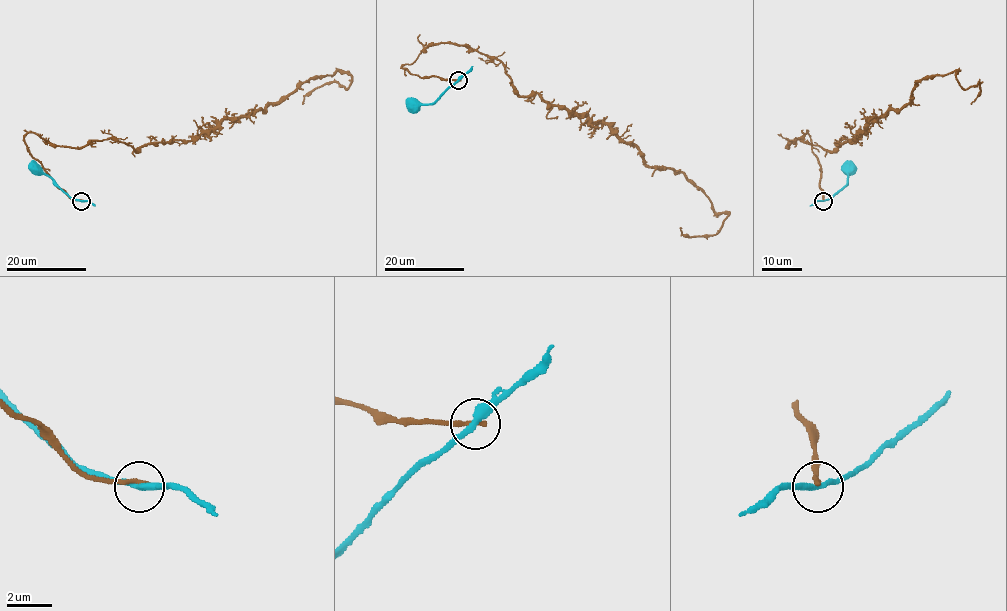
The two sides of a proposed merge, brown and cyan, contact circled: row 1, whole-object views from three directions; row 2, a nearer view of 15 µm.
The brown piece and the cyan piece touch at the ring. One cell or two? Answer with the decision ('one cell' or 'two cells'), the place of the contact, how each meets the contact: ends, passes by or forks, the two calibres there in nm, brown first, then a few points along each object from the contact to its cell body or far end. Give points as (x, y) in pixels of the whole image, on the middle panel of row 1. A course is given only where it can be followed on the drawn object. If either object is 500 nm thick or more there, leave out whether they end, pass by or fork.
two cells; place (458, 80); brown ends; cyan passes by; calibres 220 and 300 nm; course brown (458, 80), (401, 67), (440, 43), (496, 58), (520, 96), (605, 123), (729, 212), (714, 235), (680, 228); course cyan (458, 80), (435, 102), (413, 106)

